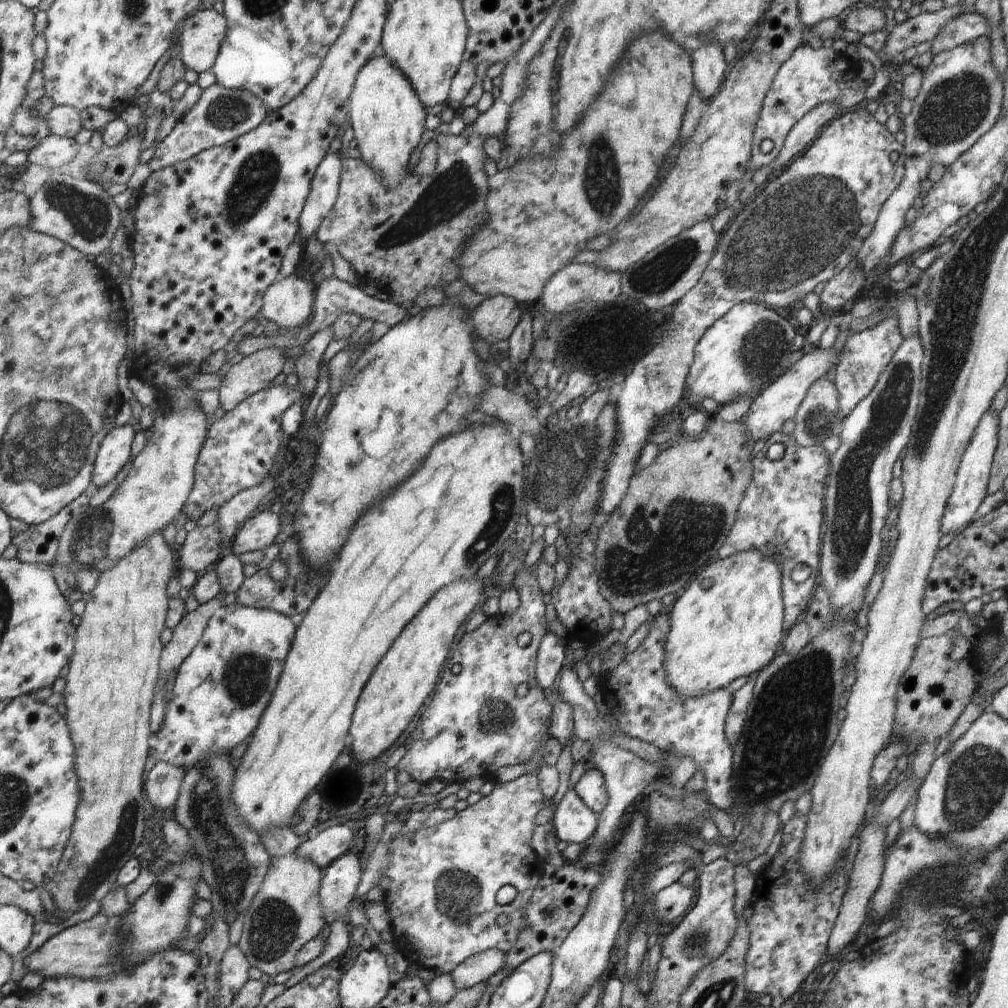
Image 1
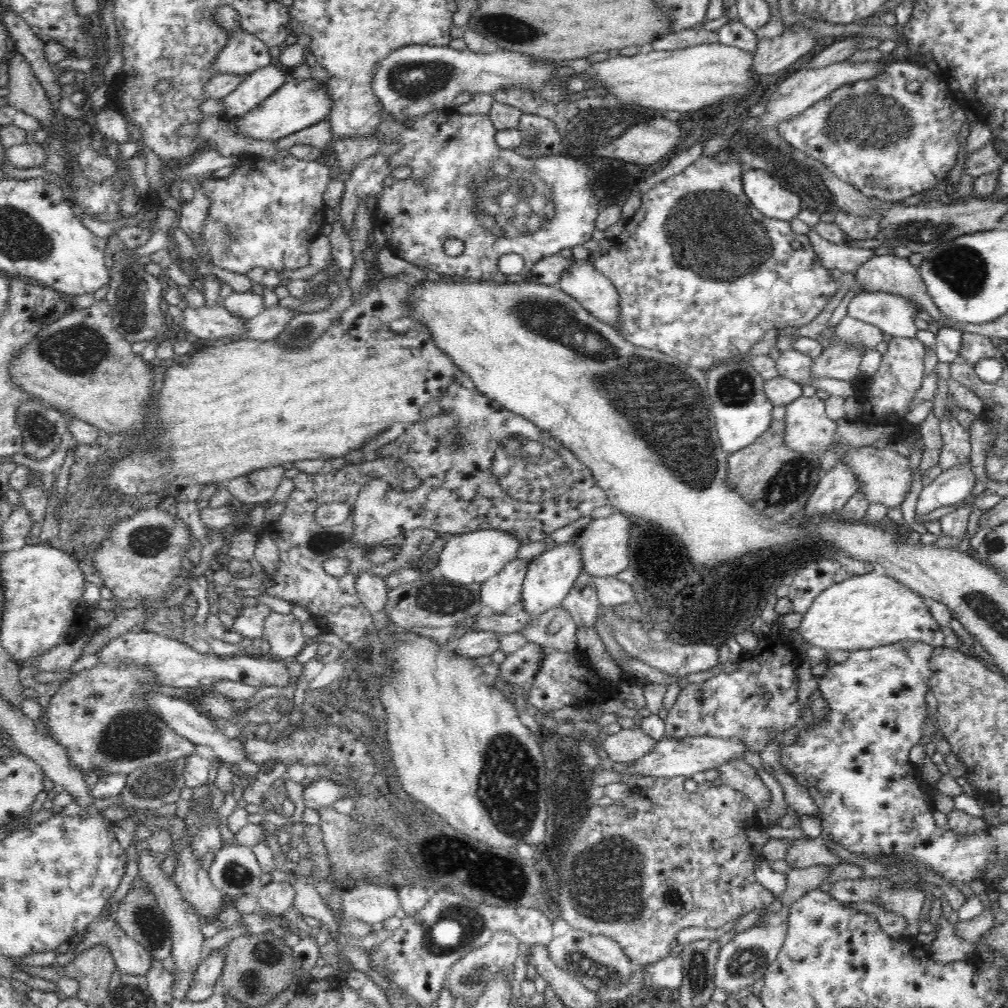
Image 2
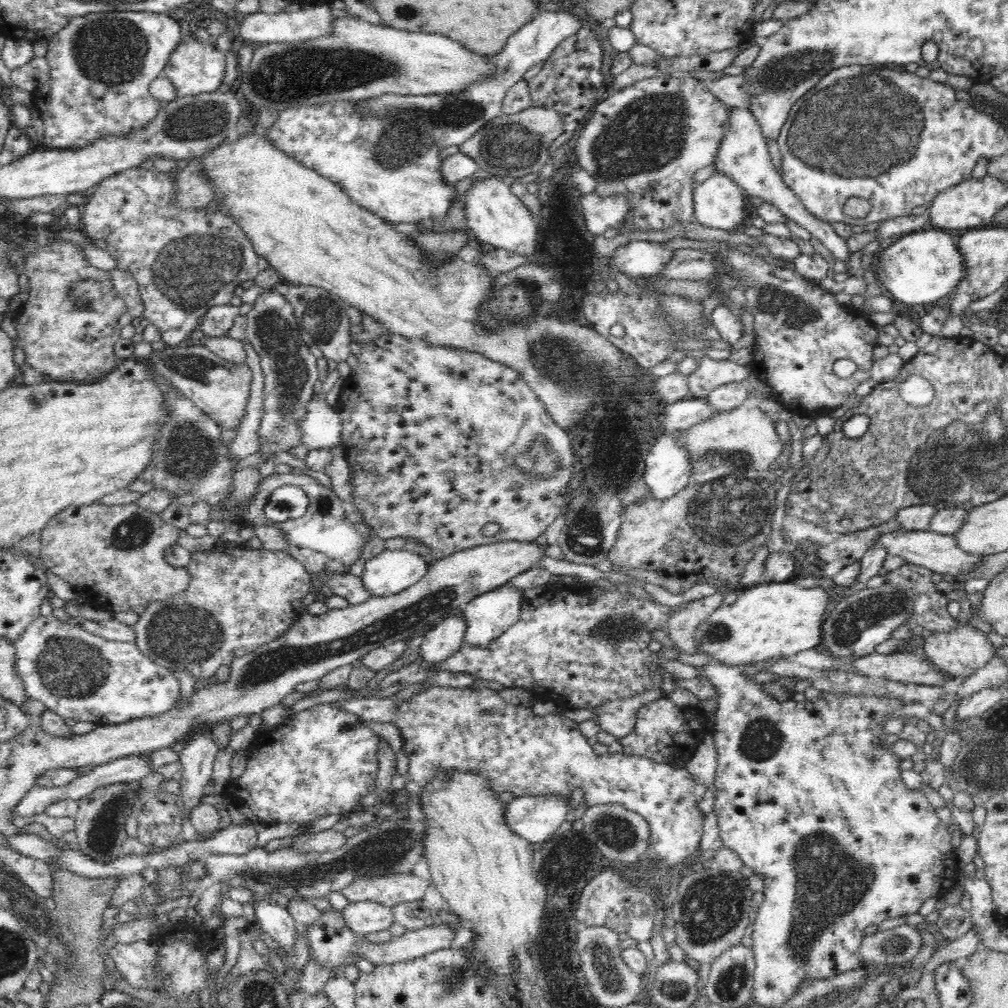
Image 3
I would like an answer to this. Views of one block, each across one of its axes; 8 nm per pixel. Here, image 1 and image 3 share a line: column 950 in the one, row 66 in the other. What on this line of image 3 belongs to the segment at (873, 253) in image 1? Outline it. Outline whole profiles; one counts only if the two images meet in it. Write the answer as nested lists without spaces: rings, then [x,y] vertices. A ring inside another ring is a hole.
[[[112,11],[90,13],[84,16],[75,16],[73,19],[70,19],[70,22],[62,30],[55,32],[48,39],[48,50],[45,57],[50,67],[49,79],[32,93],[33,103],[40,111],[40,116],[44,123],[45,132],[43,134],[43,143],[45,148],[82,149],[98,140],[104,139],[104,136],[111,136],[112,134],[113,136],[126,136],[126,134],[144,130],[158,116],[161,108],[160,101],[156,100],[149,93],[150,83],[154,82],[158,77],[163,76],[162,72],[166,61],[170,58],[170,53],[178,46],[181,38],[182,34],[180,33],[179,20],[172,19],[167,13]]]

